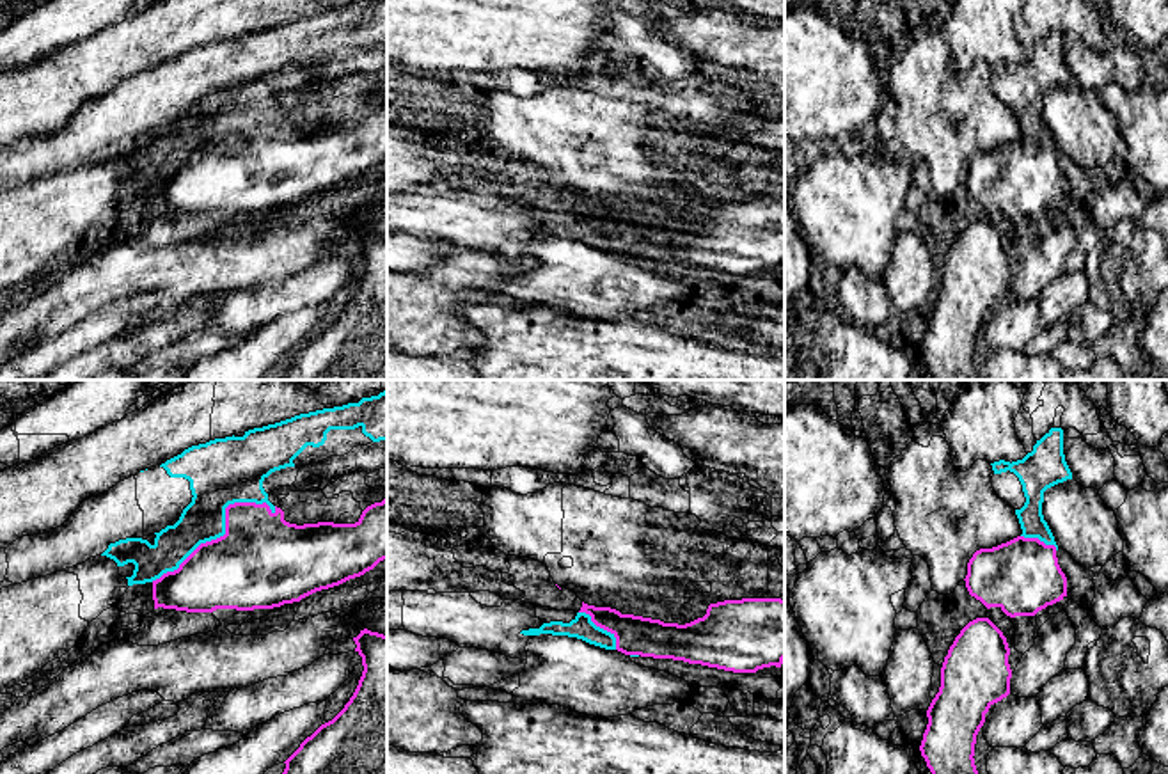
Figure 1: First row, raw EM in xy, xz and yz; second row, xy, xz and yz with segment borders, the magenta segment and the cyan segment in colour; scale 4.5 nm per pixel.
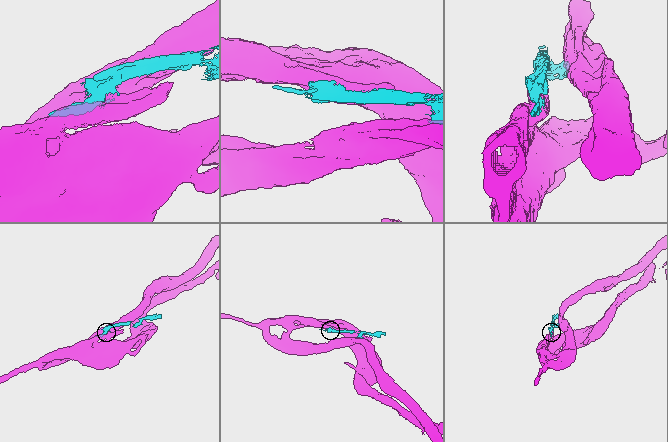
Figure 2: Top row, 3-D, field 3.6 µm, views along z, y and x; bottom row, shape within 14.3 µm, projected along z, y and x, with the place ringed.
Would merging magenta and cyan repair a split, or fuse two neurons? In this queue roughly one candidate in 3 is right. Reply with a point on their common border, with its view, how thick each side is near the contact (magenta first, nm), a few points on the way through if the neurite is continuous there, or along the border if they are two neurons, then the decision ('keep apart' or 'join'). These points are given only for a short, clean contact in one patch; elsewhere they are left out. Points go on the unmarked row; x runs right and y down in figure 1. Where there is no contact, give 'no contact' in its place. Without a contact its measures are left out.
contact xy (226, 135); calibres 420 and 260 nm; keep apart

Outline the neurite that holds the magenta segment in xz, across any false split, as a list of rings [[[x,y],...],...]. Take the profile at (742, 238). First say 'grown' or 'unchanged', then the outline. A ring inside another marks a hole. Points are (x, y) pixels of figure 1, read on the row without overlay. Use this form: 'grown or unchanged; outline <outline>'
unchanged; outline [[[742,201],[710,206],[706,217],[691,225],[664,225],[660,222],[621,217],[611,209],[582,204],[579,215],[616,240],[616,252],[625,257],[673,261],[733,275],[756,275],[763,270],[781,270],[785,263],[785,202]]]

